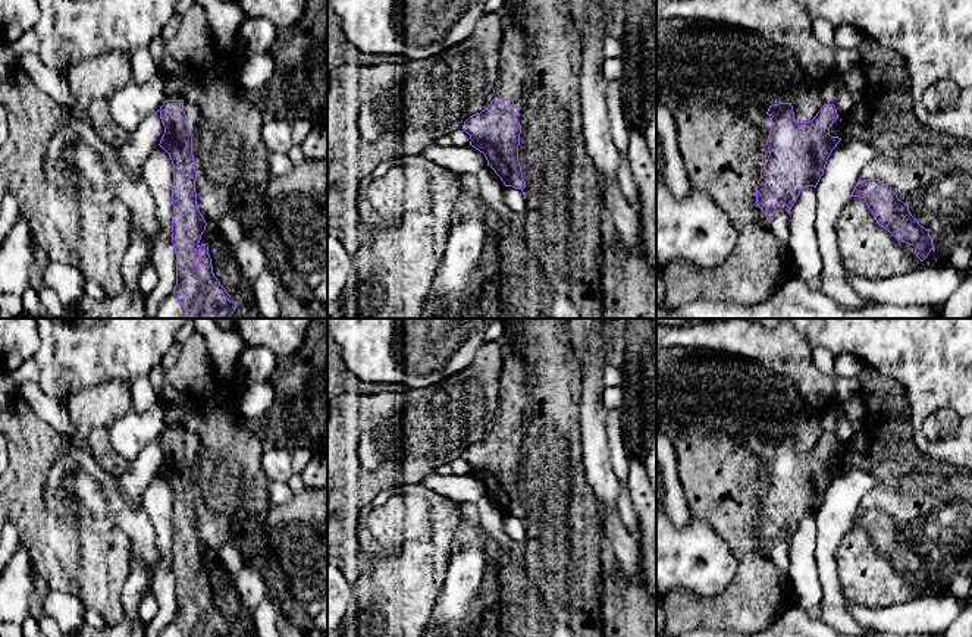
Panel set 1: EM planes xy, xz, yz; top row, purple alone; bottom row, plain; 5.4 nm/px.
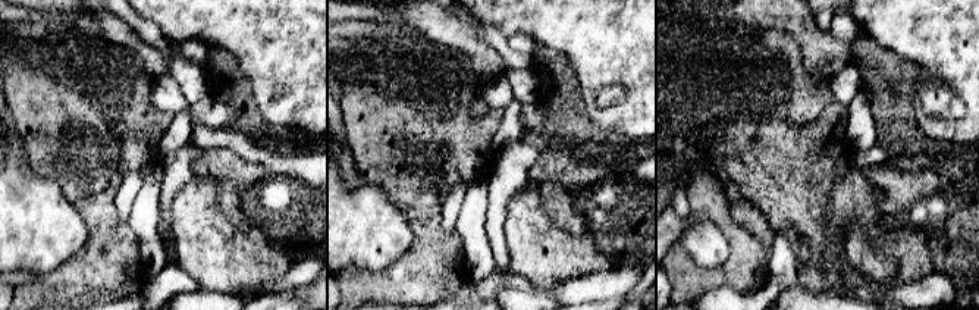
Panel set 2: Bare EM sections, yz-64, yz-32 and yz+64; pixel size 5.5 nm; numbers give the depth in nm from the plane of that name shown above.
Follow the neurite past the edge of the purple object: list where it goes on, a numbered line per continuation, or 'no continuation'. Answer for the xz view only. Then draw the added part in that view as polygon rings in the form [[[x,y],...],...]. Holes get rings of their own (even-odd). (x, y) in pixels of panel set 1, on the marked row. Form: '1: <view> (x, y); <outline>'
1: xz (514, 82); [[[505,21],[499,48],[496,97],[521,107],[532,90],[533,40],[515,23]]]

